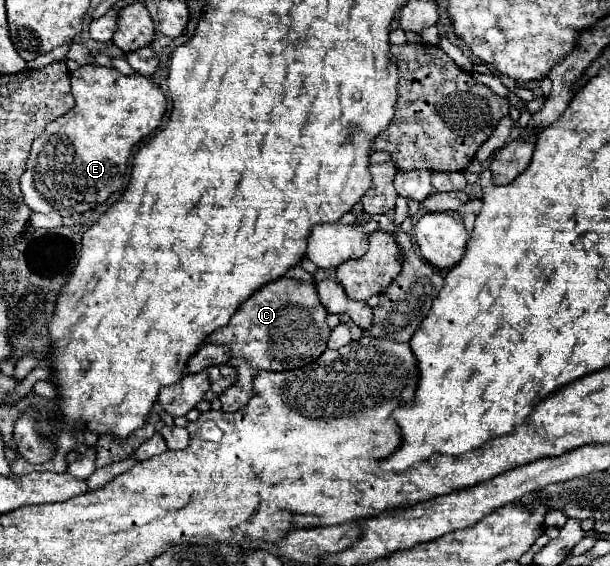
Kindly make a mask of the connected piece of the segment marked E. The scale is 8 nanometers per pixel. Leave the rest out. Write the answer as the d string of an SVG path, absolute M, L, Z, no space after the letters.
M84 64L70 72L70 86L76 98L76 106L50 122L34 140L26 170L20 178L24 202L32 208L32 212L58 212L60 216L72 216L78 212L94 210L98 204L106 202L110 194L120 190L124 184L130 150L160 126L166 112L166 96L152 80L140 74L124 76L114 68Z

